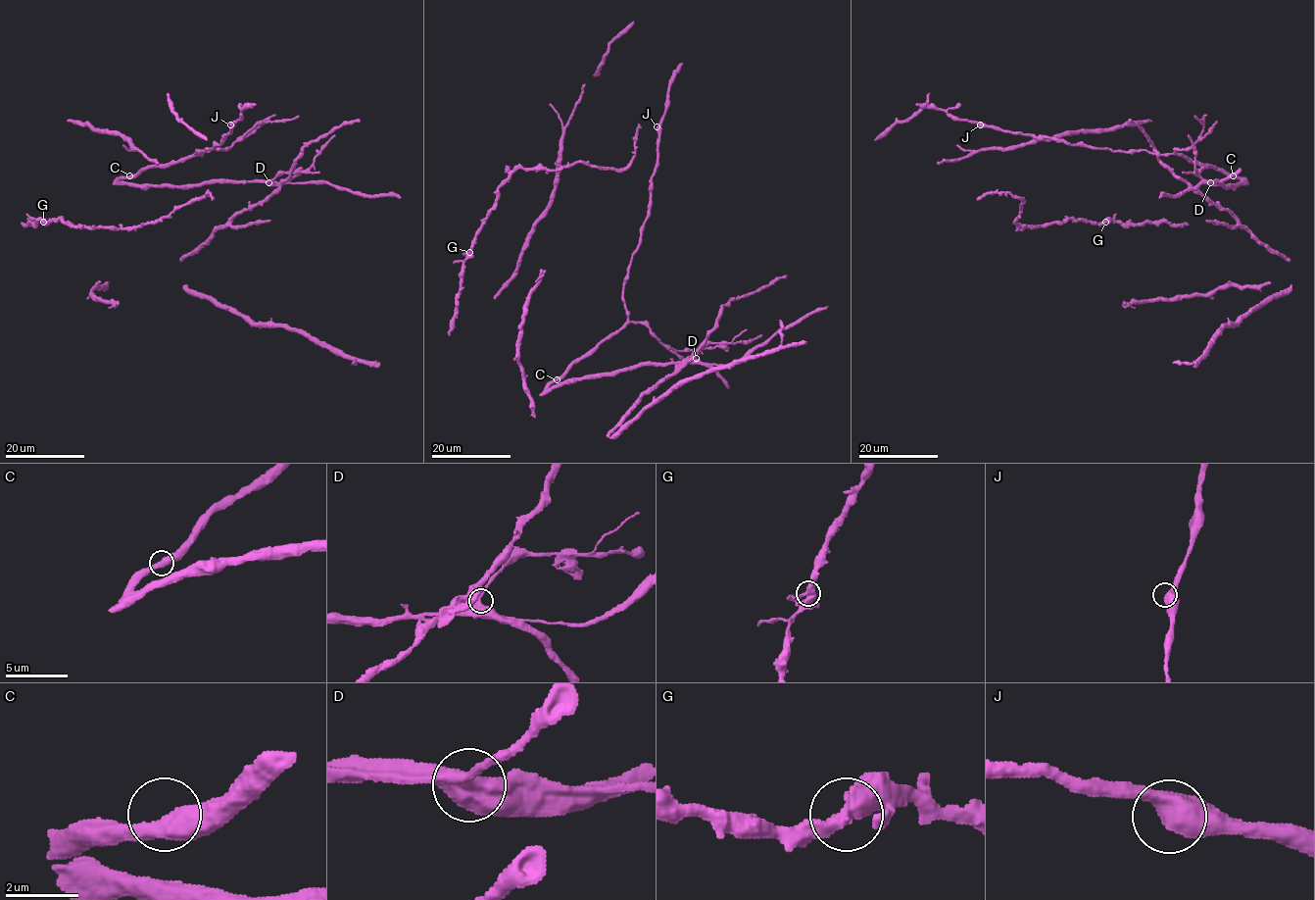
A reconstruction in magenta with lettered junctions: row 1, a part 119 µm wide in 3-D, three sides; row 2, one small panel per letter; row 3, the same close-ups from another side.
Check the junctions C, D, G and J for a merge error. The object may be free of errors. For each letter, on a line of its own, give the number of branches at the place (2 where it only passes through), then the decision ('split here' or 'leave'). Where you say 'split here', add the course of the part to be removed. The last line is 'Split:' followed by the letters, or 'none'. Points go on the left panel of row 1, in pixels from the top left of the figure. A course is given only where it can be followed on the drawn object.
C: 2 branches meet; leave
D: 2 branches meet; leave
G: 2 branches meet; leave
J: 2 branches meet; leave
Split: none

